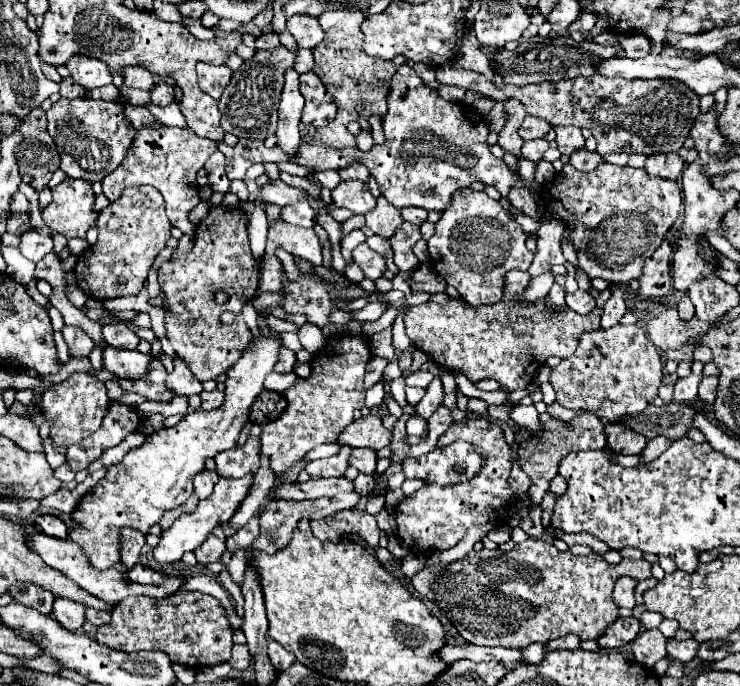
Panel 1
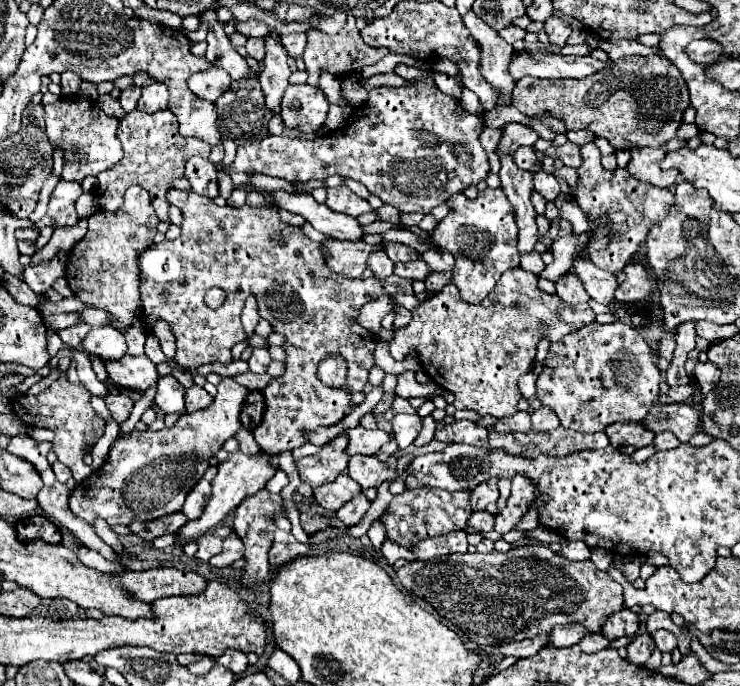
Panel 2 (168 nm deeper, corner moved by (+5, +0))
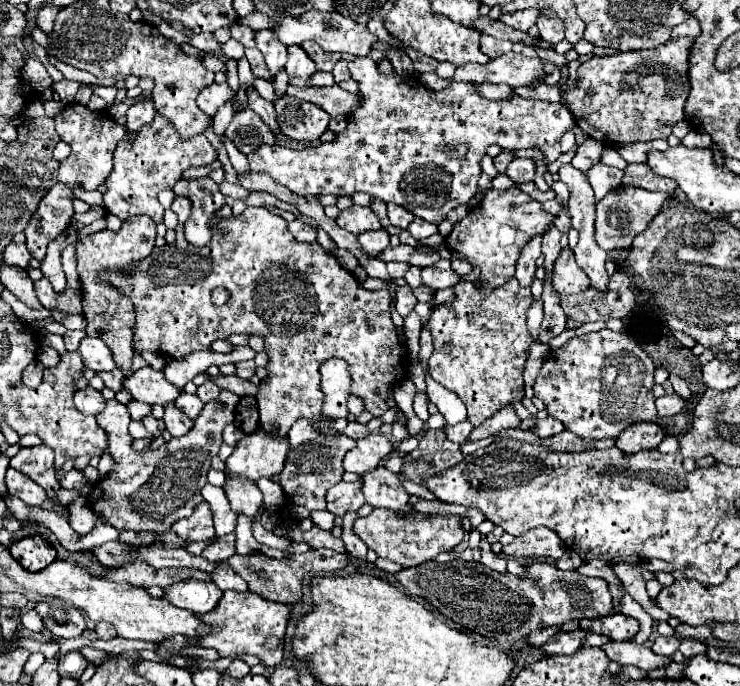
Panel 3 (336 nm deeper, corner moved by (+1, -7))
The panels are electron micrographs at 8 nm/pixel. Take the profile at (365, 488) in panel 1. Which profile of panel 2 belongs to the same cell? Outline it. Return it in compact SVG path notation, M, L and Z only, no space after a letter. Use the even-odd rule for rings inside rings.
M362 491L360 495L354 495L350 501L346 501L346 505L342 505L342 509L336 511L336 515L344 521L346 527L352 527L362 519L362 515L368 511L368 507L370 507L370 501L366 499L366 495Z

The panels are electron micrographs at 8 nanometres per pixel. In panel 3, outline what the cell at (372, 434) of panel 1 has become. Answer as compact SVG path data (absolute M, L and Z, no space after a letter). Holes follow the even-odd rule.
M380 432L368 434L362 440L358 440L354 450L346 454L344 470L364 476L366 472L372 472L374 468L378 468L380 460L384 460L390 452L392 452L392 442L388 436Z

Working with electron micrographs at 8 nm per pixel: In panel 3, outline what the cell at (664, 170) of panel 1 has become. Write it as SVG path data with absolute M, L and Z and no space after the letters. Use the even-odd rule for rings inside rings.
M628 164L624 170L622 184L638 186L638 188L652 190L652 192L668 192L668 194L672 194L676 188L674 180L654 176L654 172L646 164Z

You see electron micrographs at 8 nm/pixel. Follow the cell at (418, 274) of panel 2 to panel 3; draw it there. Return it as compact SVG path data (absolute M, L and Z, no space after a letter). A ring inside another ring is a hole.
M440 260L438 266L422 268L422 278L424 278L424 284L434 290L452 288L460 282L460 276L456 276L456 272L452 270L450 260Z

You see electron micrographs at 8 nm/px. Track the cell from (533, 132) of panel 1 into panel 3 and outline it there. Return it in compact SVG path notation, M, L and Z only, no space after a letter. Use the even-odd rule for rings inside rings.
M502 150L496 158L494 158L494 166L496 166L496 172L502 174L506 170L506 166L510 164L510 160L514 158L514 154L510 150Z

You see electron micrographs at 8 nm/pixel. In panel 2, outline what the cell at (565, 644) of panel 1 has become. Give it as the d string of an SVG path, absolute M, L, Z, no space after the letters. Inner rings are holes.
M588 635L588 637L582 637L582 641L578 643L578 647L580 647L584 653L594 653L594 651L606 649L608 643L610 643L610 641L608 641L604 635Z

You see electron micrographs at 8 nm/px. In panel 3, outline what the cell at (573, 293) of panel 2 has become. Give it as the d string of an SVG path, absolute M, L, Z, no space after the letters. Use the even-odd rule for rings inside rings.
M568 246L560 250L560 256L554 262L552 286L558 294L574 294L574 292L582 292L590 286L588 276L576 266L574 254Z

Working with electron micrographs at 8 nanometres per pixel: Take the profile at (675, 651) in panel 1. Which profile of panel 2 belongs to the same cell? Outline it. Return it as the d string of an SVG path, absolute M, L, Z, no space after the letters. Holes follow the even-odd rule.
M666 629L656 631L656 633L652 635L652 639L654 639L654 643L656 643L656 647L658 647L660 651L672 653L672 651L678 647L678 639L674 637L674 633L670 633L670 631L666 631Z

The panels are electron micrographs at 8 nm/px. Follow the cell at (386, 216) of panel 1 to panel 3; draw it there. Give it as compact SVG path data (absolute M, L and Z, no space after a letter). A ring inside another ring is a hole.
M390 202L388 204L388 218L390 218L390 224L400 226L400 228L408 228L408 224L414 220L414 214L410 214L406 208Z

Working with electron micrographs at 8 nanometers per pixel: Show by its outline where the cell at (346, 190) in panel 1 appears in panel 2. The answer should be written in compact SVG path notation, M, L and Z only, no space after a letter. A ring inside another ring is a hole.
M346 185L330 187L330 189L328 189L326 205L328 205L332 211L346 213L346 215L352 215L352 217L358 217L358 215L362 215L362 213L372 211L370 203L368 203L366 199L358 197L356 193L352 193Z

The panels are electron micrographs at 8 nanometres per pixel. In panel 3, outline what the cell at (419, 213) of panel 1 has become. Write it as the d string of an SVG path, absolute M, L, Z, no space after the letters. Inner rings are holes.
M414 218L412 224L408 226L408 232L410 232L416 240L424 240L424 238L436 234L436 232L438 232L438 226L436 226L436 224L430 224L430 222L422 220L422 218Z

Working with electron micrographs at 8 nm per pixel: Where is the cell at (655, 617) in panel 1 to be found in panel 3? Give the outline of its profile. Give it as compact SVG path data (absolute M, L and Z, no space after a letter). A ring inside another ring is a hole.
M682 638L680 652L684 654L686 660L690 660L690 658L694 658L698 654L706 654L706 644L704 642L698 642L694 638Z

